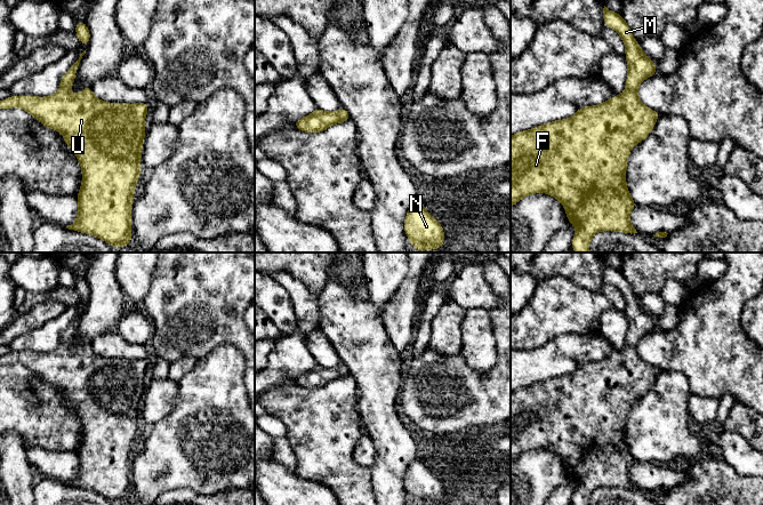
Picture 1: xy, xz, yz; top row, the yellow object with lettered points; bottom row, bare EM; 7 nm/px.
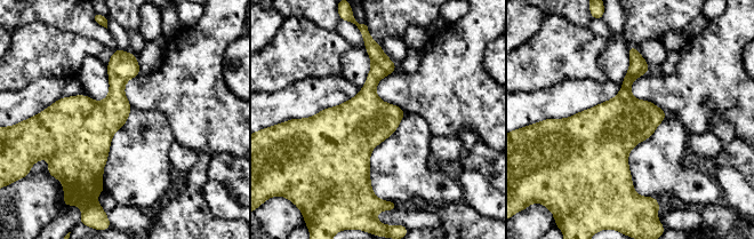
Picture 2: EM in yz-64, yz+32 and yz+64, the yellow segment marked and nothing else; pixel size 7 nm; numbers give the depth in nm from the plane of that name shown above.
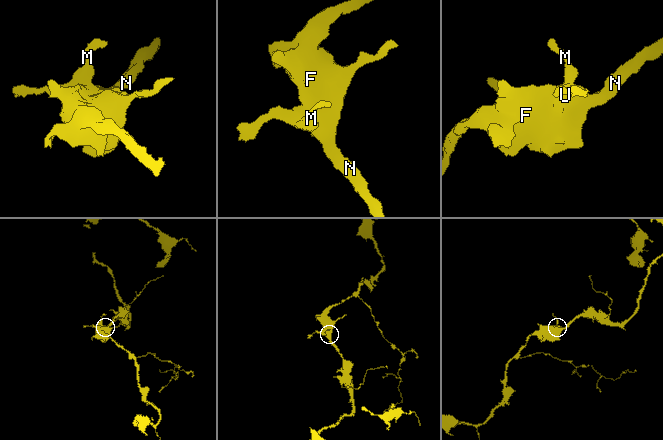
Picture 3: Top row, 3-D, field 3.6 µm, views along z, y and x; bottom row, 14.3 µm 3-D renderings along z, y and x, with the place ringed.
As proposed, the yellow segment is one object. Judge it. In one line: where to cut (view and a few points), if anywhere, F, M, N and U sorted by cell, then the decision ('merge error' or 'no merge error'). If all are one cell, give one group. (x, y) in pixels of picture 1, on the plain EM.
cut none; groups F M N U; no merge error

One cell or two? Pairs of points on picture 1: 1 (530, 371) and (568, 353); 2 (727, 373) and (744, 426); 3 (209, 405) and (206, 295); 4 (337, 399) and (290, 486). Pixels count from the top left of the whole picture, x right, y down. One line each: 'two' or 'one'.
1: one
2: two
3: two
4: two

